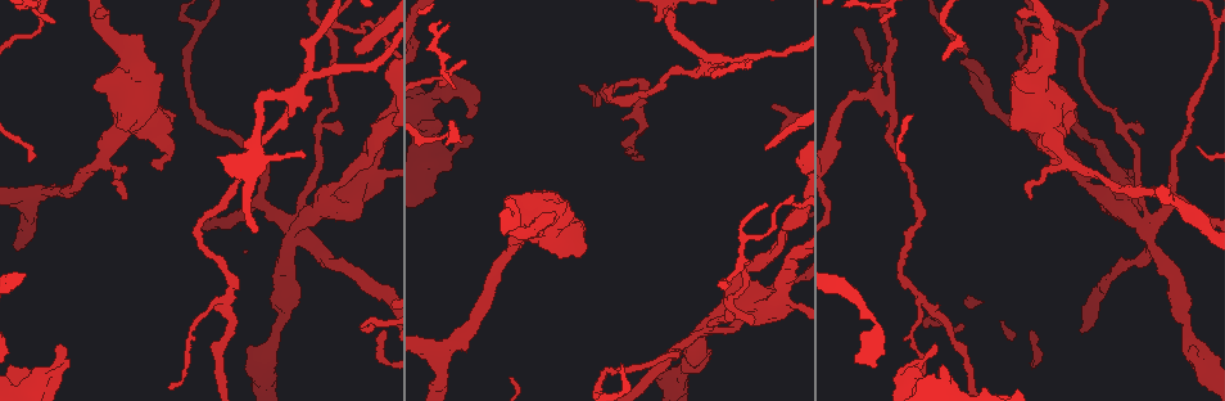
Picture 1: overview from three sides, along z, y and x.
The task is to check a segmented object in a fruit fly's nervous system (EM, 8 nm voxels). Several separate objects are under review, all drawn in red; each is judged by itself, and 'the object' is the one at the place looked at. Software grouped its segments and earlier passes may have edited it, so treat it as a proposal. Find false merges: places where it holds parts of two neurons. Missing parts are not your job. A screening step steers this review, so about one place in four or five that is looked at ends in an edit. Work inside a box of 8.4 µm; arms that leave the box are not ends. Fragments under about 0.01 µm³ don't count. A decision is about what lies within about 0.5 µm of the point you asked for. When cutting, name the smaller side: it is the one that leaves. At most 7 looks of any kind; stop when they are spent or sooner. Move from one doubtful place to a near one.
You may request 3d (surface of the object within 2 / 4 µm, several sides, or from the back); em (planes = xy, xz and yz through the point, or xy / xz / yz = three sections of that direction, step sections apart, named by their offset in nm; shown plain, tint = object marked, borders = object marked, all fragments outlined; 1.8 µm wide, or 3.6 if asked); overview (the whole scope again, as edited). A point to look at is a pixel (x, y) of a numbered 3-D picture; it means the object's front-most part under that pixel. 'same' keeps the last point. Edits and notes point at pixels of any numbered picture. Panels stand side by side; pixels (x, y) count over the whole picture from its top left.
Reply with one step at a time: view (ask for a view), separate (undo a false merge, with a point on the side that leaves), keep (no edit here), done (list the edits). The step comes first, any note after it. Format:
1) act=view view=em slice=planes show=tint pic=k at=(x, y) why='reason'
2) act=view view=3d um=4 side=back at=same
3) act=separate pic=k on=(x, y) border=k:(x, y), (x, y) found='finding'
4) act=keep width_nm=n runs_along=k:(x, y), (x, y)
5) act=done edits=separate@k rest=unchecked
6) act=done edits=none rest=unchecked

act=view view=3d um=2 side=back pic=1 at=(295, 229) why='sharp bend'

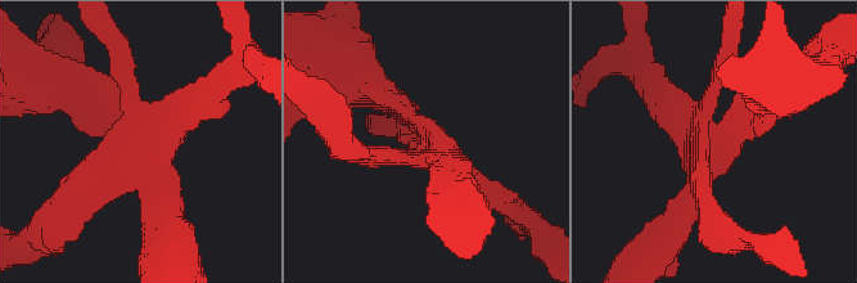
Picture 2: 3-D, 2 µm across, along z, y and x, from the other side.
act=view view=em slice=yz step=8 show=tint pic=2 at=(149, 139) why='shape alone is not enough'

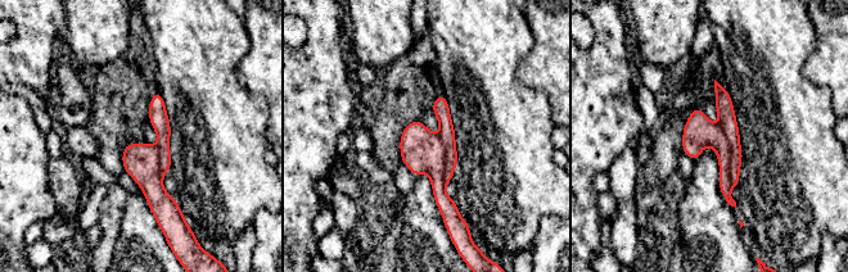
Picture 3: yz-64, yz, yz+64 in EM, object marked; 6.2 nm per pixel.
act=view view=em slice=planes show=tint at=same

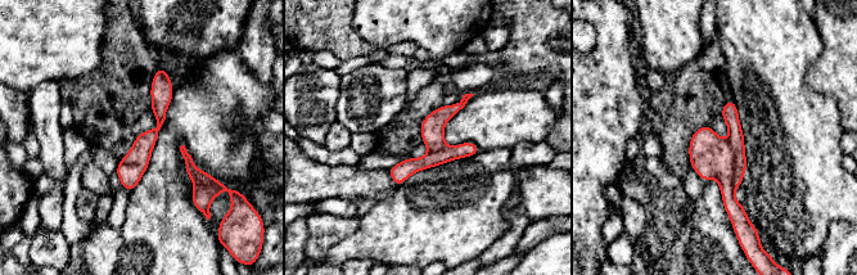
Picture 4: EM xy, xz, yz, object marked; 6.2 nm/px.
act=separate pic=4 on=(711, 157) width_nm=150 found='two neurons meet here'

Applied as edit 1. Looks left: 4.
act=view view=3d um=2 pic=1 at=(373, 22) why='abrupt turn'

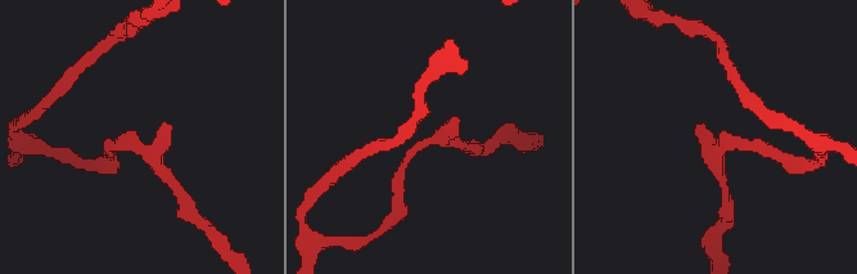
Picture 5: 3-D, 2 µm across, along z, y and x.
act=view view=em slice=planes show=tint pic=5 at=(148, 146)

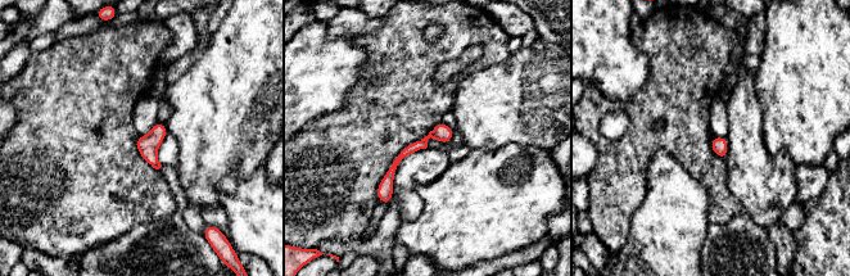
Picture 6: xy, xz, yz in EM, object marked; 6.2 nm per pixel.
act=keep found='continuous, no second neuron'

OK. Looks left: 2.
act=view view=3d um=4 pic=1 at=(154, 119) why='thick turns thin'

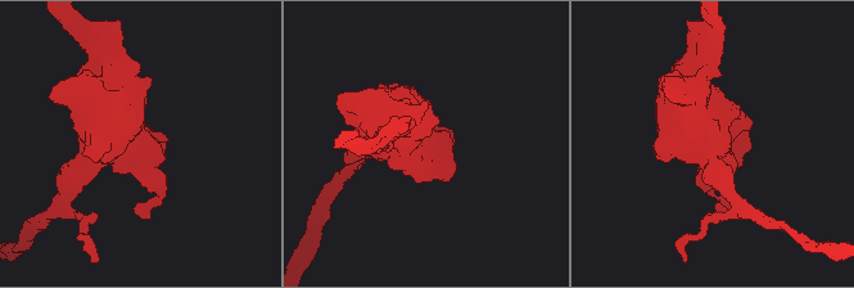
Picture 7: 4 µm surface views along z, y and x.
act=view view=em slice=planes show=tint pic=7 at=(136, 146) why='now the EM'

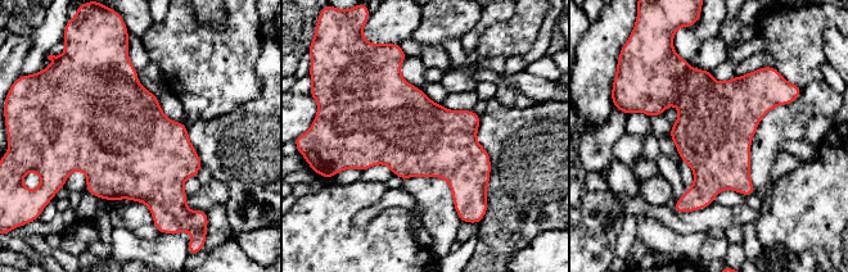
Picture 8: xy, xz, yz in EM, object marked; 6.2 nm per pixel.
act=keep found='all the same neuron'

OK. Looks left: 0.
act=done edits=separate@4 rest=unchecked

